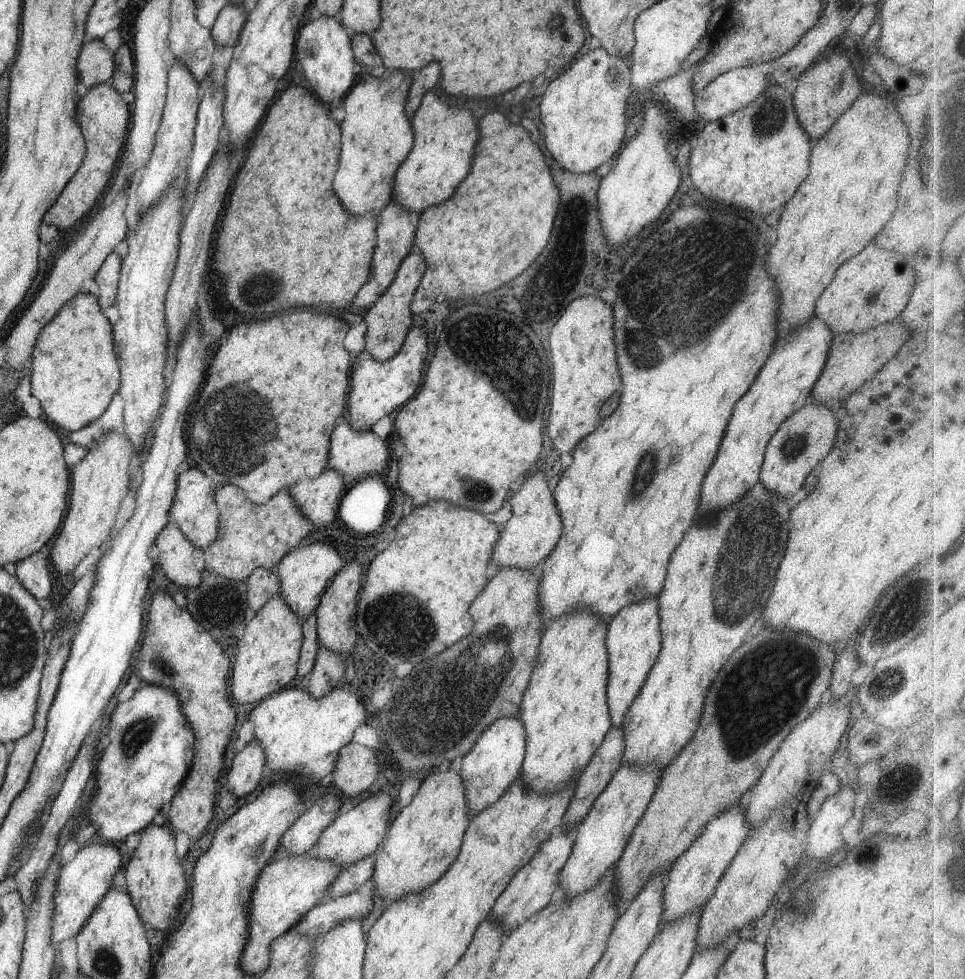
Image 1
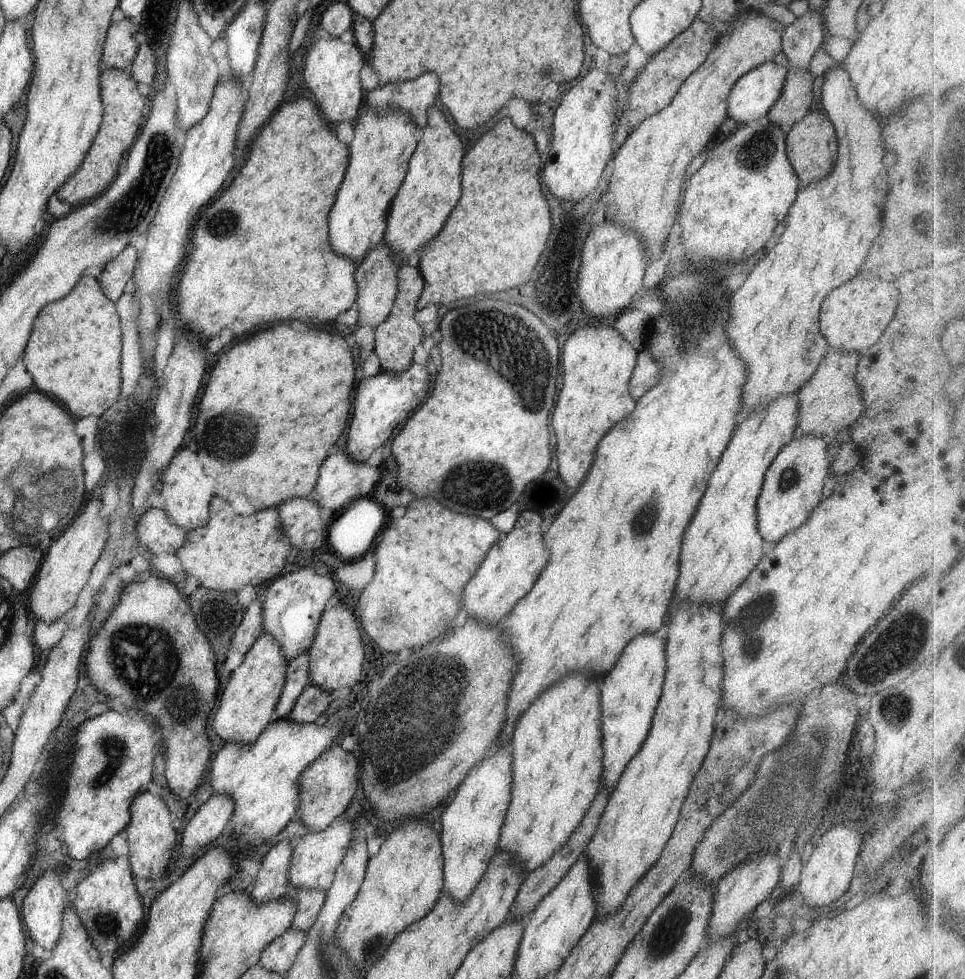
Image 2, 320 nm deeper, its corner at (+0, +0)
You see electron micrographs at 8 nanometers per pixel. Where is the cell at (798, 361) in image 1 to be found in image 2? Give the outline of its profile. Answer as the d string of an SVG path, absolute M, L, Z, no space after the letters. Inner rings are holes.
M784 394L784 396L778 396L776 400L770 400L764 406L758 406L754 412L743 416L736 426L728 447L708 480L708 487L698 504L694 518L684 532L684 540L682 540L684 544L680 554L680 576L676 584L678 602L692 600L702 605L708 602L724 605L760 563L764 554L762 552L764 540L760 537L757 528L757 499L760 496L766 470L778 456L778 452L796 436L799 408L797 394Z

